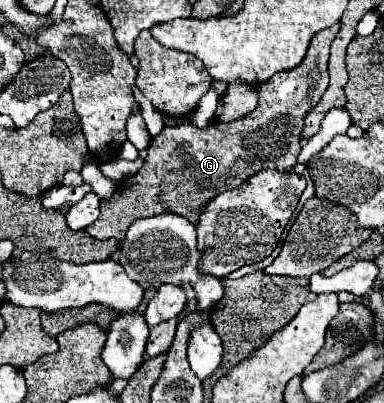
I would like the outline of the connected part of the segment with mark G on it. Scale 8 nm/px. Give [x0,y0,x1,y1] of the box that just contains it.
[87,23,339,239]

